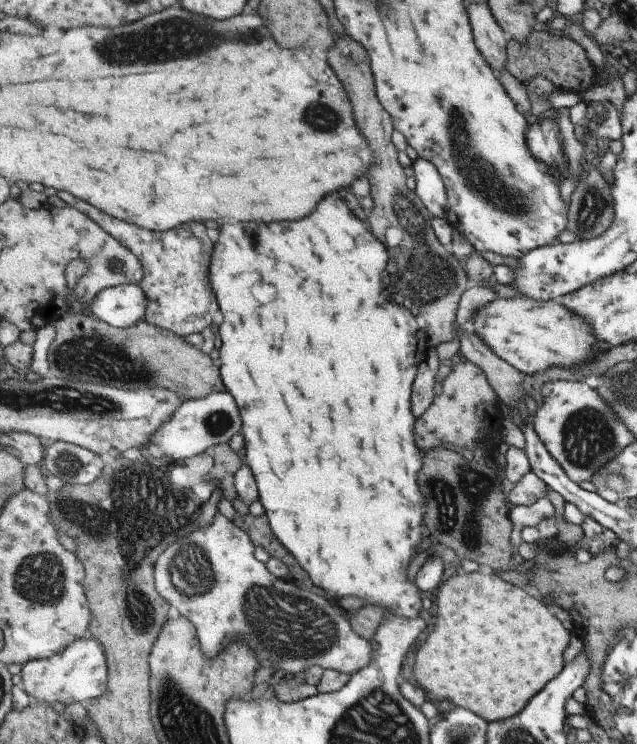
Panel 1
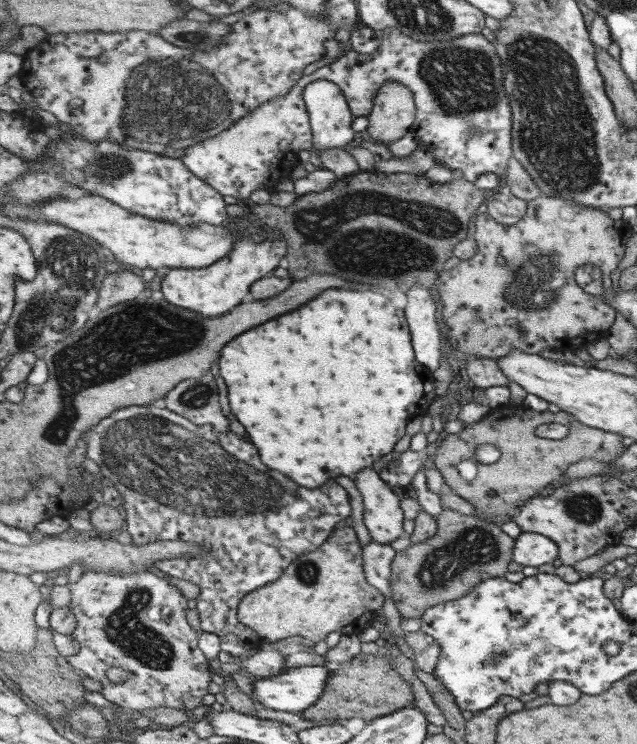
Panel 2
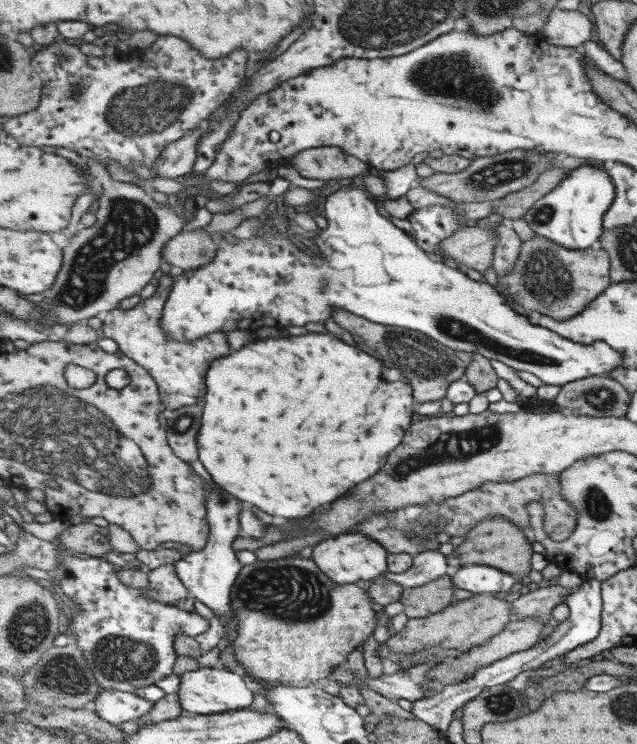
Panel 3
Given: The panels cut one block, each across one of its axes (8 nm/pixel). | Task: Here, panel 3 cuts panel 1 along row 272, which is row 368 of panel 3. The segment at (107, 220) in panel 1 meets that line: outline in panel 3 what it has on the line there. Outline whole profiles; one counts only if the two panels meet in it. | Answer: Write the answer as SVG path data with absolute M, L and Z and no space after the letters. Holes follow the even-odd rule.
M175 271L161 277L159 286L150 297L130 309L115 309L106 315L100 336L112 339L120 351L145 367L156 379L162 398L163 414L169 415L178 408L197 405L207 394L207 376L213 360L227 356L231 350L225 332L213 332L197 341L172 341L162 327L162 318L173 285ZM211 346L211 348L209 348ZM191 352L191 354L189 354ZM171 410L171 411L170 411Z

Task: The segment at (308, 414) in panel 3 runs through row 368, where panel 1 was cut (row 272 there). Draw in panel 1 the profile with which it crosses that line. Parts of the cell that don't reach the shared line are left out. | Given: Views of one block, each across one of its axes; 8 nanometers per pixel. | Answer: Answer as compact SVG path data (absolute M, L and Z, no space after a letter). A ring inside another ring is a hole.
M337 194L337 196L327 196L325 200L321 200L321 208L317 208L317 212L313 212L313 216L307 216L303 220L297 220L297 222L273 222L273 224L257 224L257 222L249 222L249 224L227 224L221 228L221 236L217 240L217 252L213 252L213 288L217 292L217 298L219 298L219 304L221 304L221 310L225 314L225 322L221 324L221 340L223 340L223 348L221 348L220 356L220 371L222 379L225 380L229 392L235 396L235 400L239 402L239 408L243 412L243 436L247 438L247 464L253 468L255 472L255 478L259 482L259 490L261 490L260 502L263 504L265 514L269 514L271 518L271 524L273 524L273 532L277 532L277 538L293 552L293 556L297 556L299 564L309 572L309 576L313 578L313 582L327 590L329 594L337 594L337 598L341 598L343 594L363 594L371 604L379 604L379 606L385 606L385 608L391 608L395 614L401 614L401 616L419 616L419 610L423 608L423 592L417 588L415 582L411 582L407 578L407 566L415 554L415 548L417 544L423 540L423 514L425 510L428 510L428 505L425 506L425 500L423 500L423 494L417 486L417 474L423 466L424 457L421 458L421 450L417 448L415 444L415 418L413 418L413 406L411 406L411 398L413 398L413 382L415 382L415 376L419 372L419 366L421 362L425 362L429 358L431 345L427 338L427 334L424 329L419 328L417 324L417 318L410 308L407 310L405 306L401 306L403 296L399 293L394 294L394 300L389 298L389 292L387 288L383 286L383 272L387 270L387 264L391 260L392 256L388 251L388 247L384 241L379 240L373 232L367 230L367 226L363 224L363 220L359 220L351 208L347 206L347 202Z

